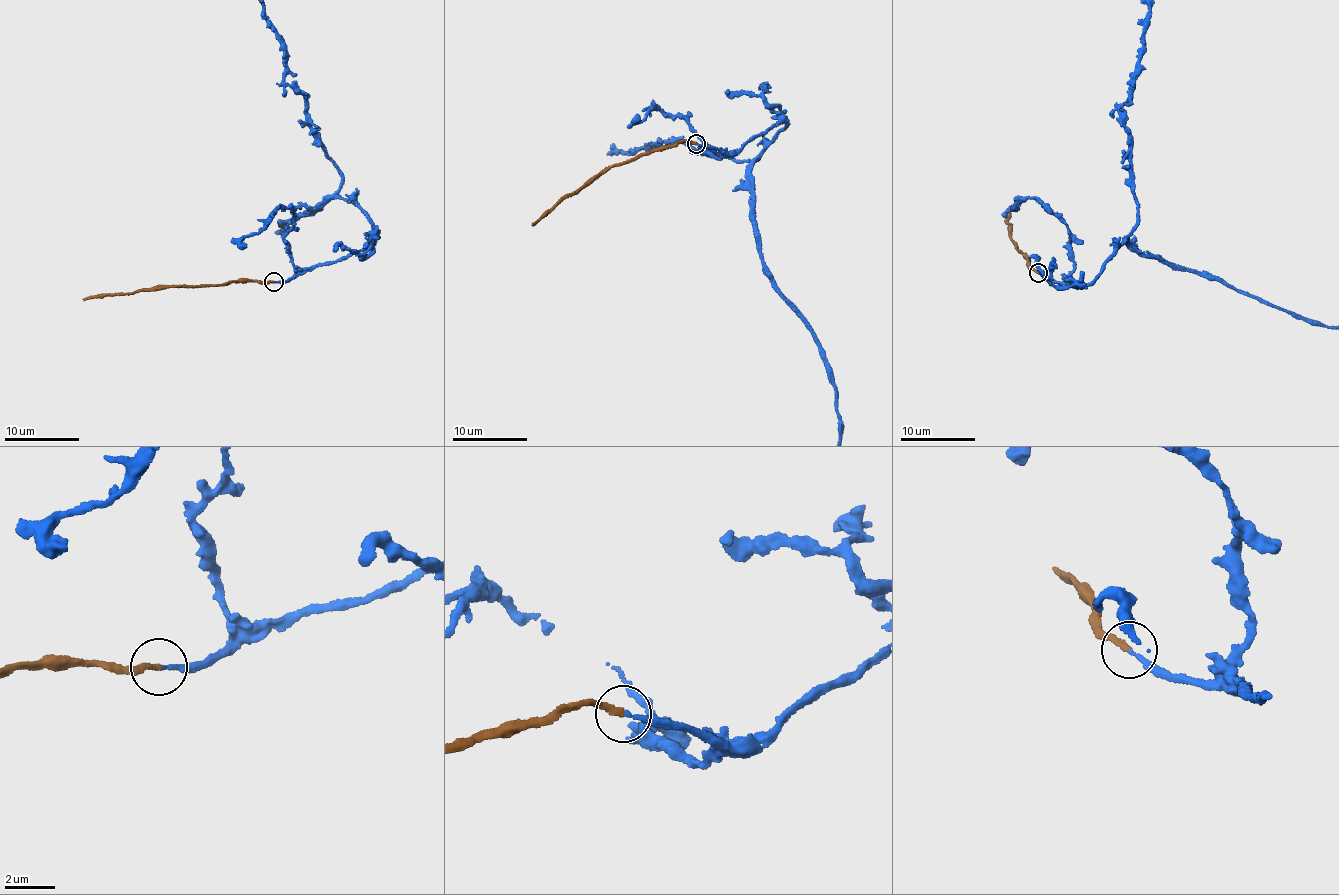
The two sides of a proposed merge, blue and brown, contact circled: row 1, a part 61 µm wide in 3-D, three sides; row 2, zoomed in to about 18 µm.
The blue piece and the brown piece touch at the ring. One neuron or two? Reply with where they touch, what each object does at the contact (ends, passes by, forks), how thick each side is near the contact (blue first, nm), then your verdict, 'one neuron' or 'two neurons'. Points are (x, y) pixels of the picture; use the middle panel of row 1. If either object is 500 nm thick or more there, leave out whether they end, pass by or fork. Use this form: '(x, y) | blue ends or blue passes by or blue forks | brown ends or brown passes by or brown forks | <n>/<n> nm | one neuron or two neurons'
(696, 143) | blue ends | brown ends | 170/220 nm | one neuron

